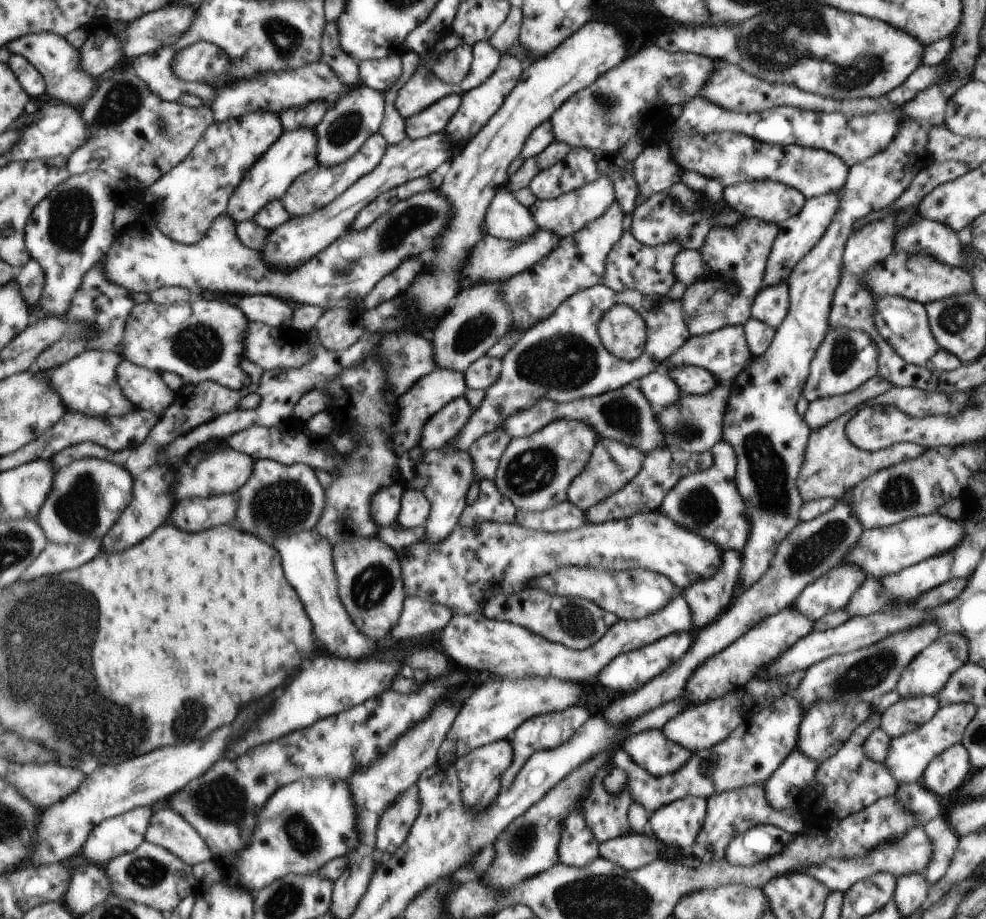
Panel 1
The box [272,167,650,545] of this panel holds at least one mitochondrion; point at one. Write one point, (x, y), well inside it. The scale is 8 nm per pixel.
(565, 361)

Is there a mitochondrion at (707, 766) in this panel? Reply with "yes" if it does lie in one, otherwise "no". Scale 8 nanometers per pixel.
yes

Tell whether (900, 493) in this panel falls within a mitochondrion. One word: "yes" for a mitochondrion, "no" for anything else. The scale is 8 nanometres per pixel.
yes

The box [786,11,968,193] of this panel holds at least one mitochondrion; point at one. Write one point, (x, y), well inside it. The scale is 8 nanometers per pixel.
(860, 70)

